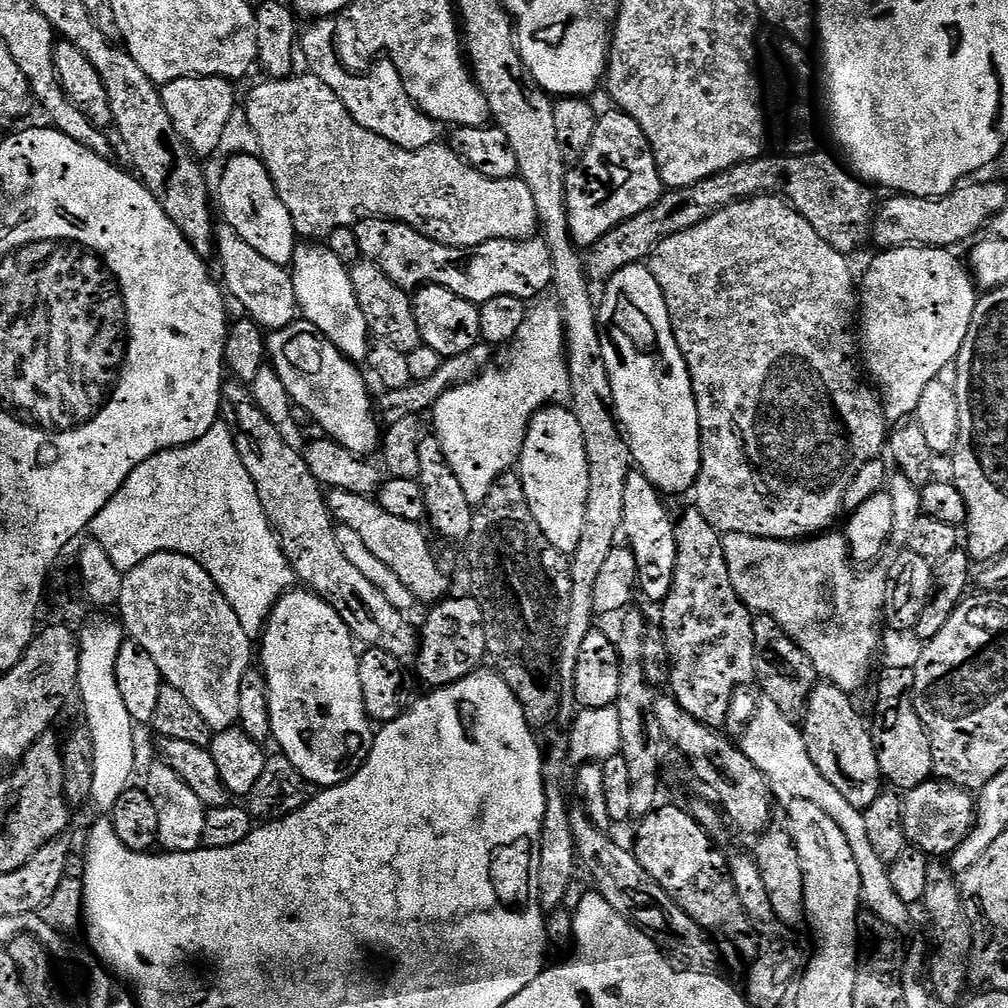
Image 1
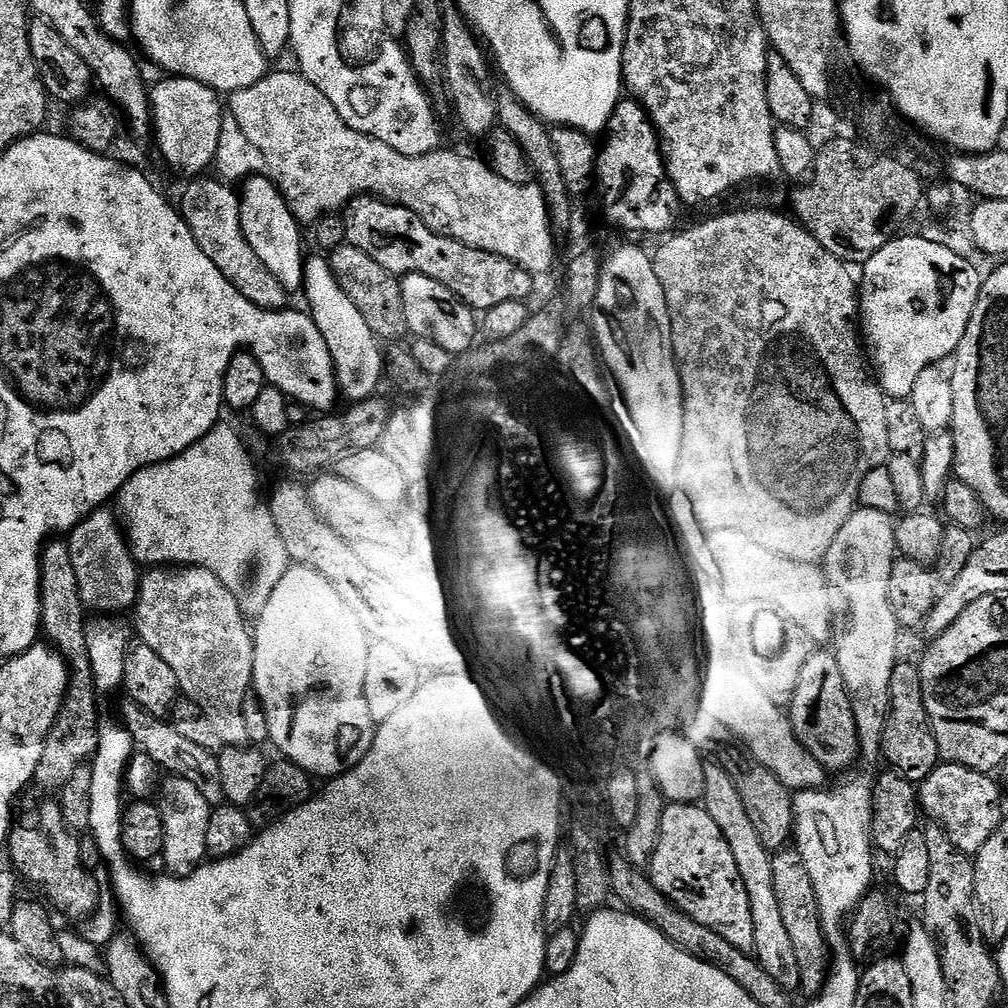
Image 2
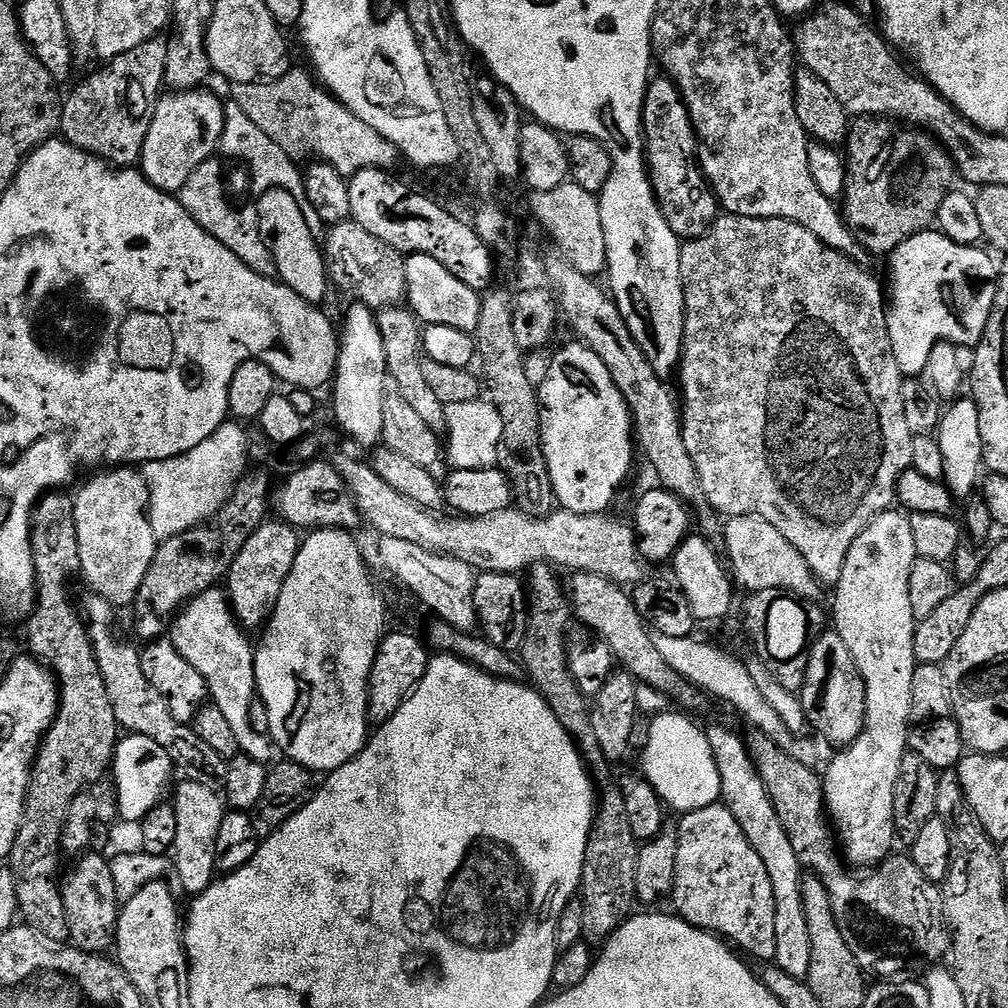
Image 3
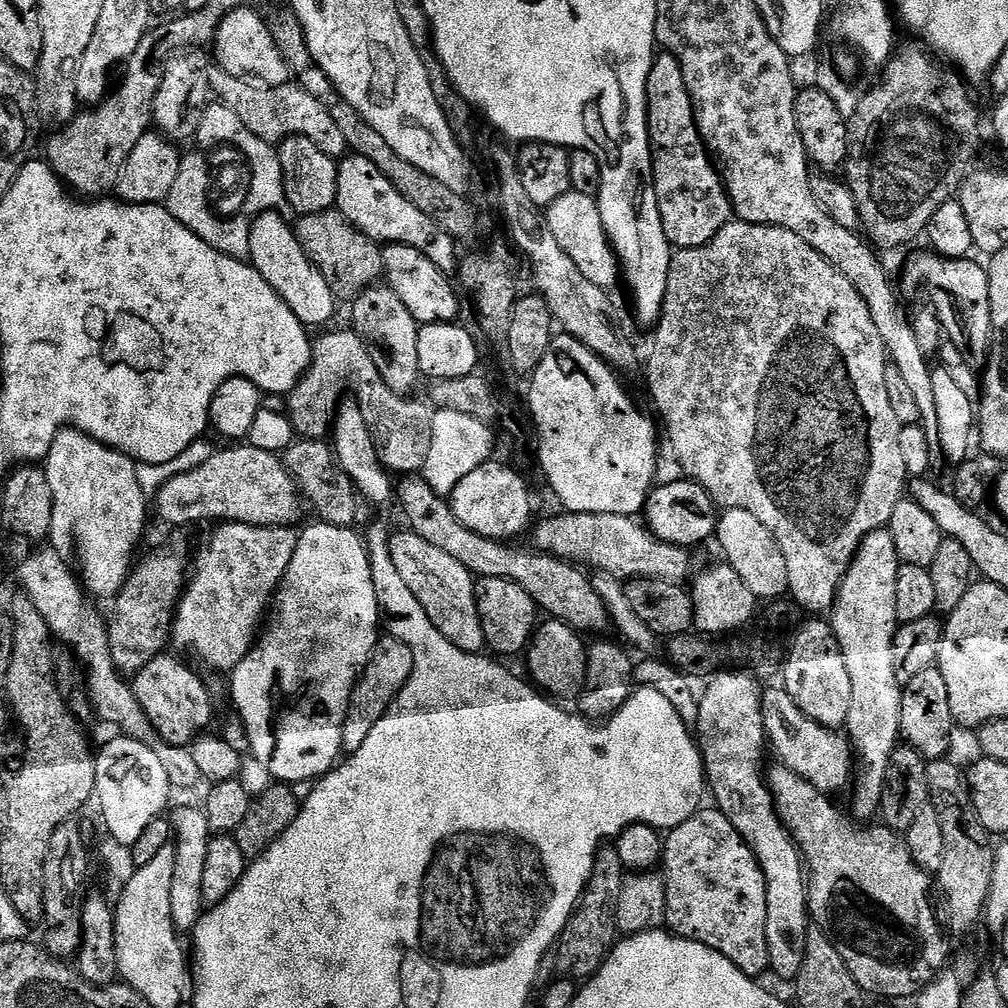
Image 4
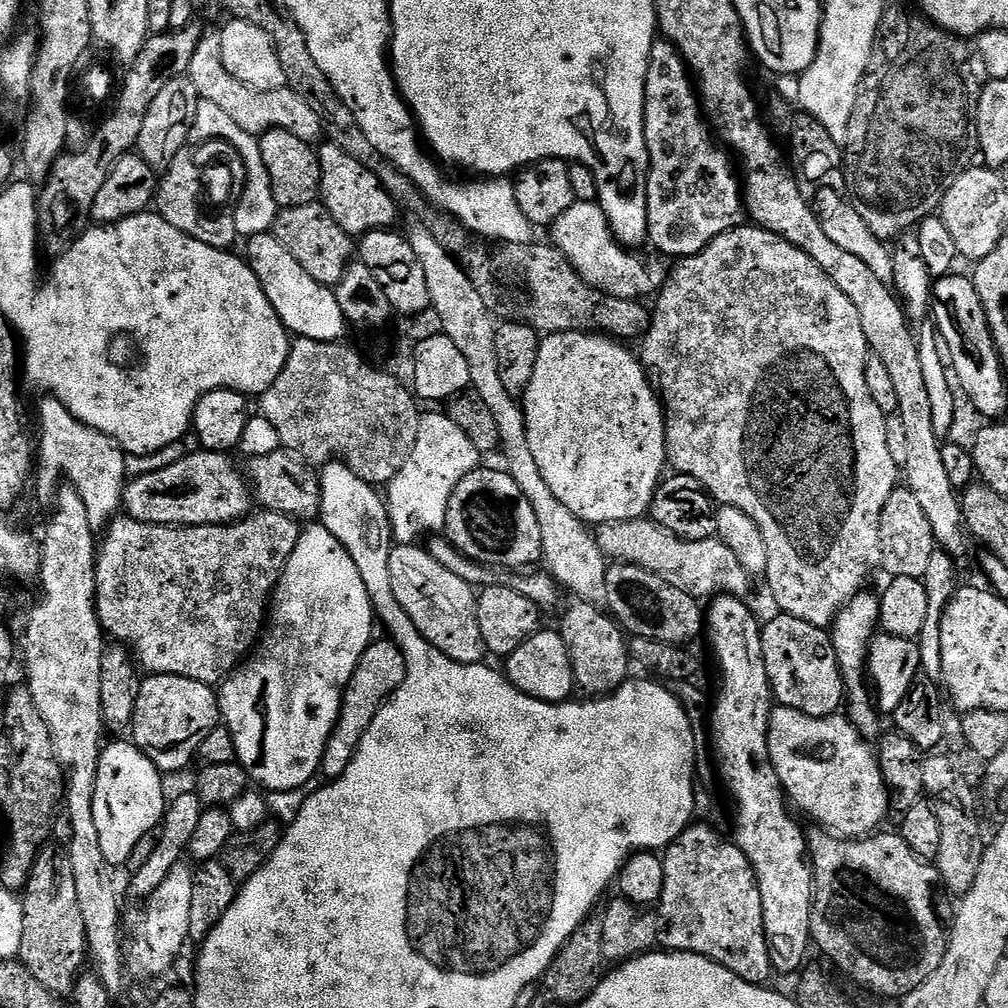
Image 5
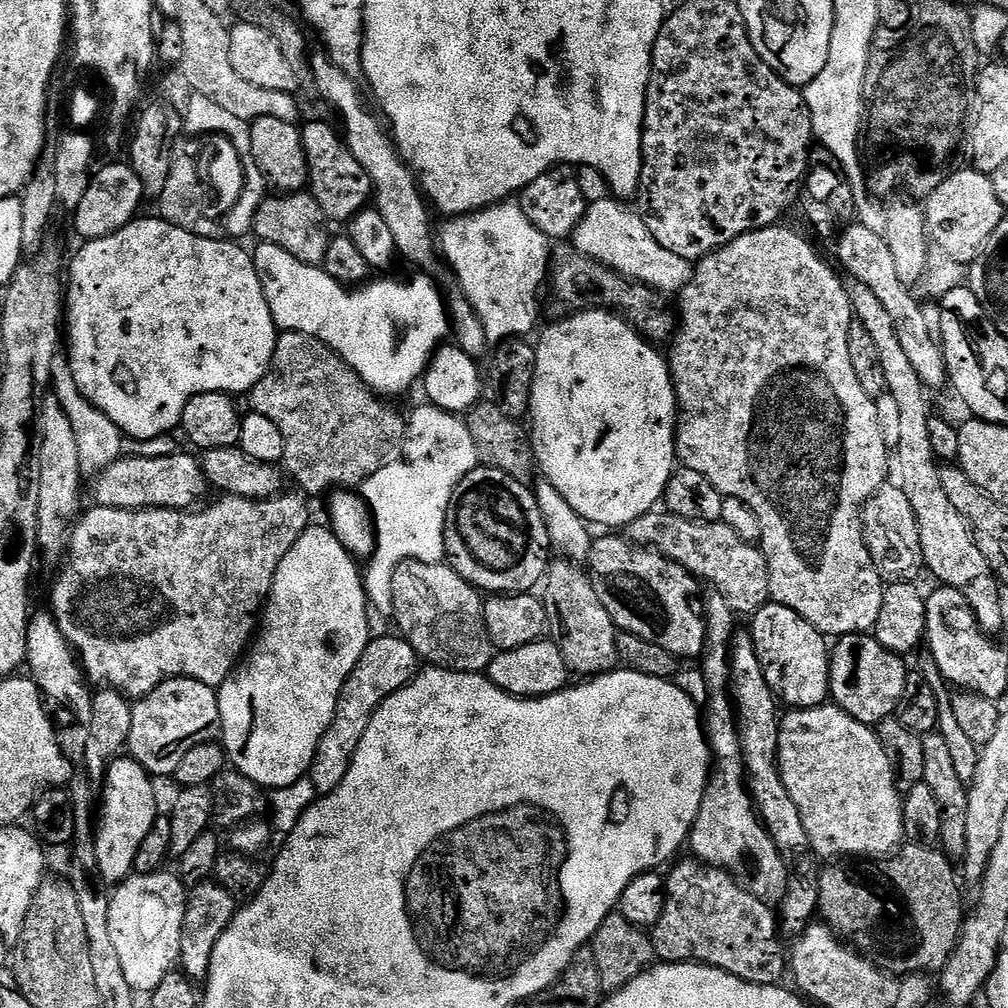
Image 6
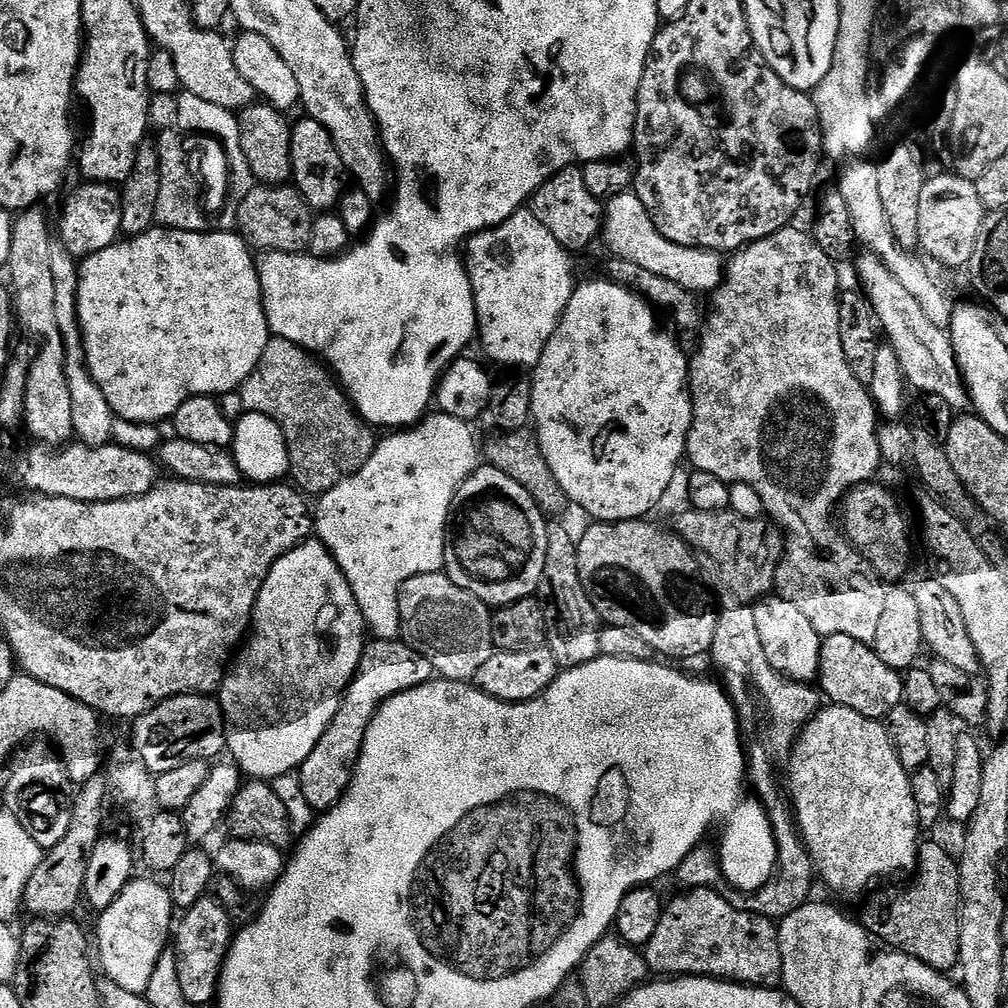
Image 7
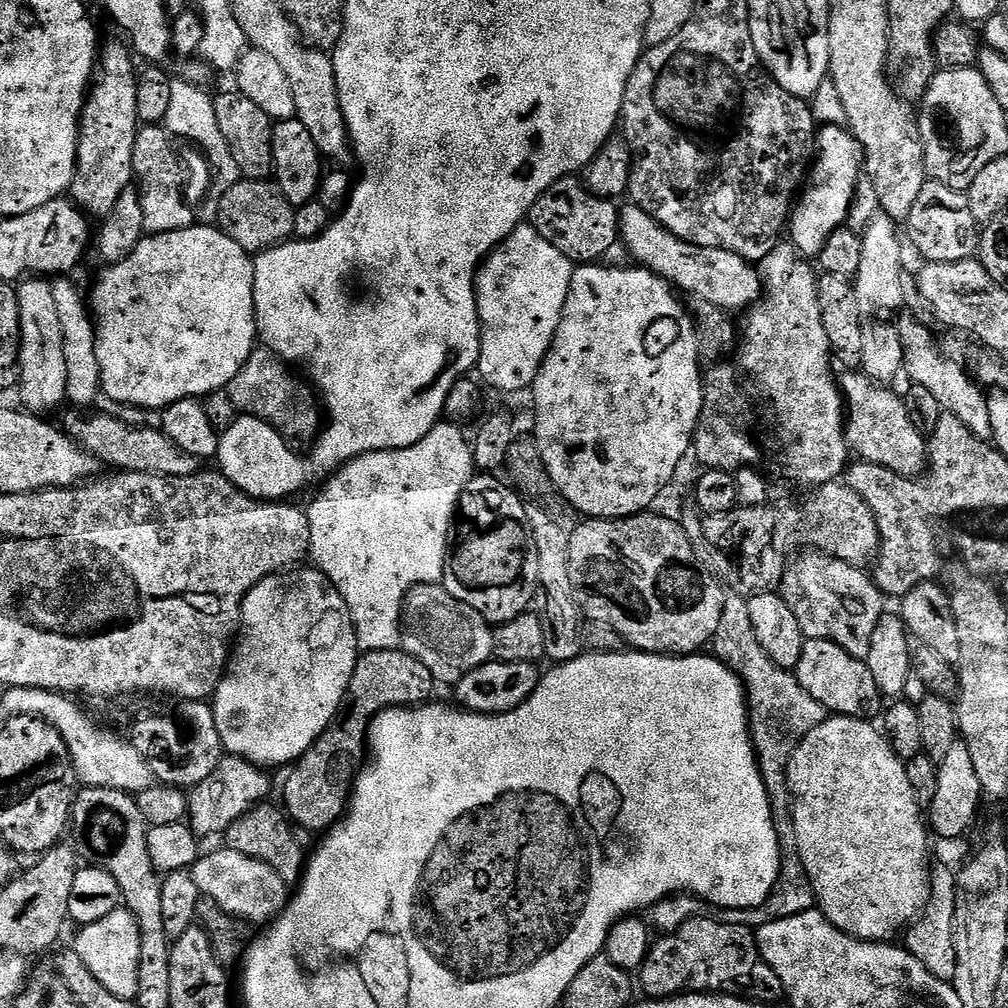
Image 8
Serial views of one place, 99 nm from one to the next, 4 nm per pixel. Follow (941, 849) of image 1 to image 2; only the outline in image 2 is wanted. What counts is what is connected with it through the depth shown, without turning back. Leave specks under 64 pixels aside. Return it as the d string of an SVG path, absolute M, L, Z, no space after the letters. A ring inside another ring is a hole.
M940 762L932 773L919 785L919 807L923 815L929 816L933 825L944 829L949 842L960 852L975 854L980 847L998 830L1006 812L1000 805L1000 788L986 772L975 772L961 764Z

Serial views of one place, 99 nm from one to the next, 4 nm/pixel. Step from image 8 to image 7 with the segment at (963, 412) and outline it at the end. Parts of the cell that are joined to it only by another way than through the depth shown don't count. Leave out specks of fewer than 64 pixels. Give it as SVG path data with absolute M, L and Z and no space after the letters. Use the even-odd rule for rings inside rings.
M865 251L855 257L855 264L856 276L861 284L859 287L868 298L872 315L878 321L883 335L884 332L888 335L887 343L897 354L907 383L913 389L916 387L924 396L942 398L942 402L946 402L953 413L963 413L970 404L968 387L964 385L964 375L960 373L956 361L951 335L945 329L934 326L930 318L926 318L922 306L898 283L898 278L894 278L894 274L886 270L886 262L882 262L882 258Z

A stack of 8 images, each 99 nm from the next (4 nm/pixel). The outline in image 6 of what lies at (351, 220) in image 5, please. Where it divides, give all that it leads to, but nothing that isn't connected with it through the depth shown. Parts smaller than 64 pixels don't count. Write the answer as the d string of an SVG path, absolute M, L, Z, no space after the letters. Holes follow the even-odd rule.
M316 120L300 128L302 150L306 150L310 195L329 221L347 222L357 216L372 200L372 183L343 139L328 124Z

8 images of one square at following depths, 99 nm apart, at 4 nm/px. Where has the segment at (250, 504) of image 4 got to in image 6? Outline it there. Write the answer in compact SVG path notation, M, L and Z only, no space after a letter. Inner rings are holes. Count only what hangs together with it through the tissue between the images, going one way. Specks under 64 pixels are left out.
M194 455L163 456L162 458L138 458L124 456L115 460L105 472L95 477L96 485L92 496L102 508L179 508L192 510L207 492L208 479L200 468L199 459Z

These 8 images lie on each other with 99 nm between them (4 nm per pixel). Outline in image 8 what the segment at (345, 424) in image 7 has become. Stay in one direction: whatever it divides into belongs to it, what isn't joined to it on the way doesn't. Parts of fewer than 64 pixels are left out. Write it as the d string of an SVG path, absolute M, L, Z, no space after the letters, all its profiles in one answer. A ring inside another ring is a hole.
M260 346L250 354L246 366L234 374L227 392L241 417L261 420L279 432L285 441L308 446L321 431L322 408L313 385L307 379L299 380L291 371L295 372L276 353Z

